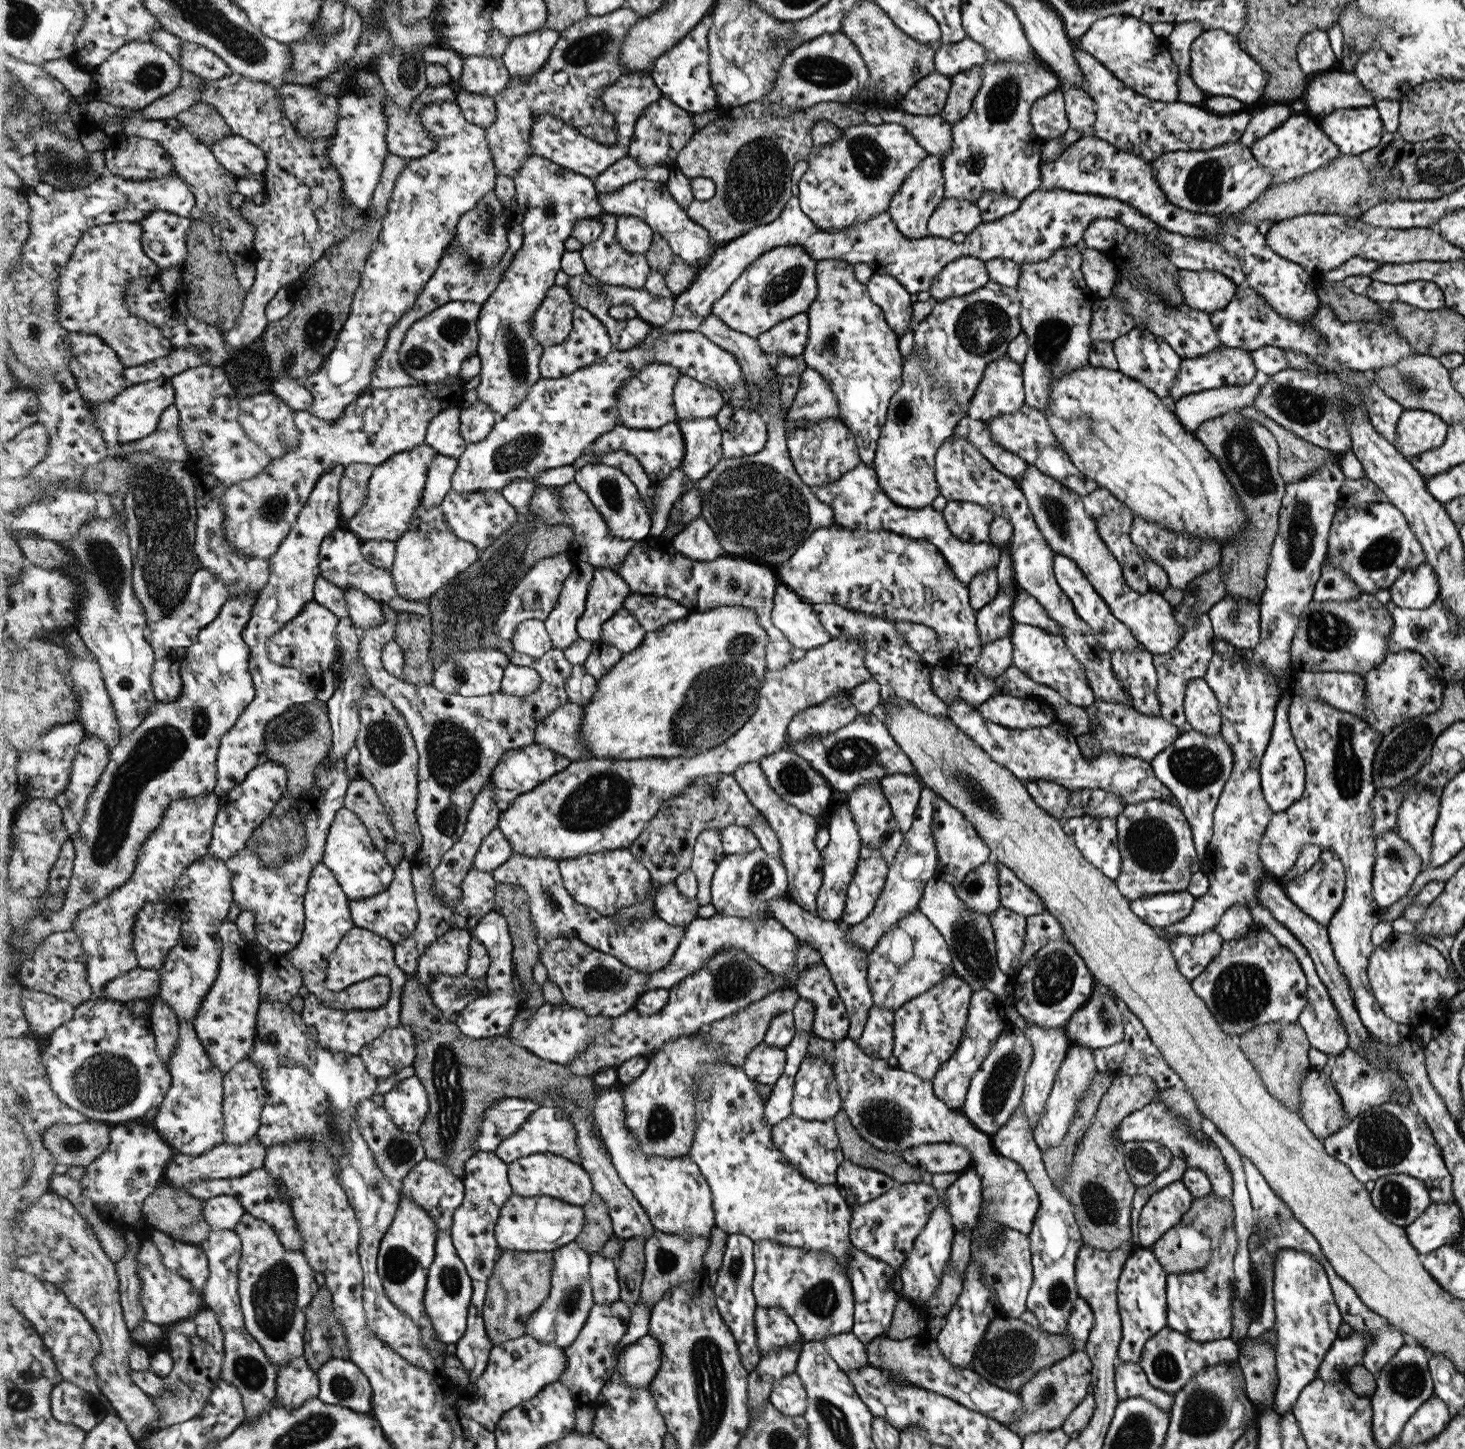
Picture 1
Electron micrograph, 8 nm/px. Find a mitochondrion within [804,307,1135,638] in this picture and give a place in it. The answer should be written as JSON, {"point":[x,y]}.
{"point":[1052,335]}

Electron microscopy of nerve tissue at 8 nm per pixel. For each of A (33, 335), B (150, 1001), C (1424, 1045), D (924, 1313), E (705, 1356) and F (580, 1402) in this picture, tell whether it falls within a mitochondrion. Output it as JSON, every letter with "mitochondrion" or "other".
{"A":"mitochondrion","B":"other","C":"other","D":"other","E":"mitochondrion","F":"other"}

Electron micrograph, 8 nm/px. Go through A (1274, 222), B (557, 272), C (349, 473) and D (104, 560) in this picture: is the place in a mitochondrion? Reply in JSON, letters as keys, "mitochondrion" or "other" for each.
{"A":"other","B":"other","C":"other","D":"mitochondrion"}

